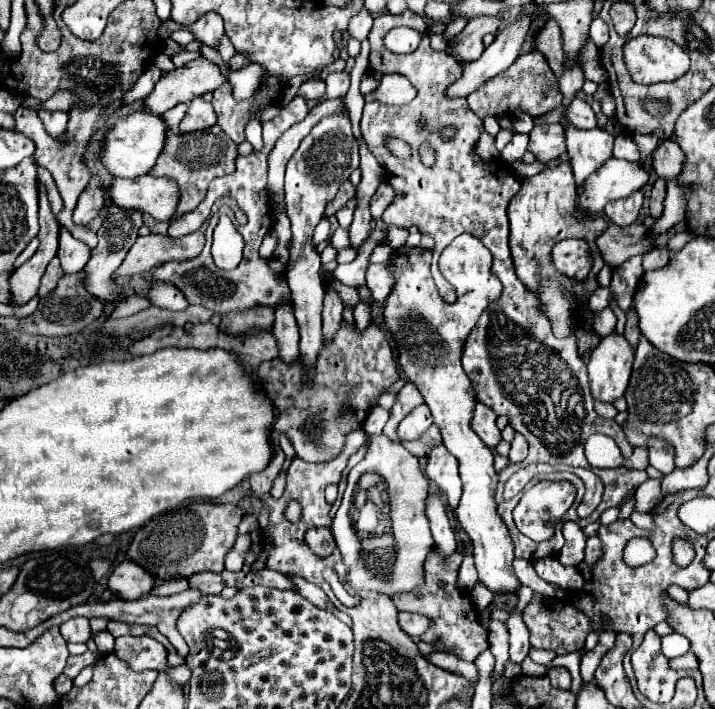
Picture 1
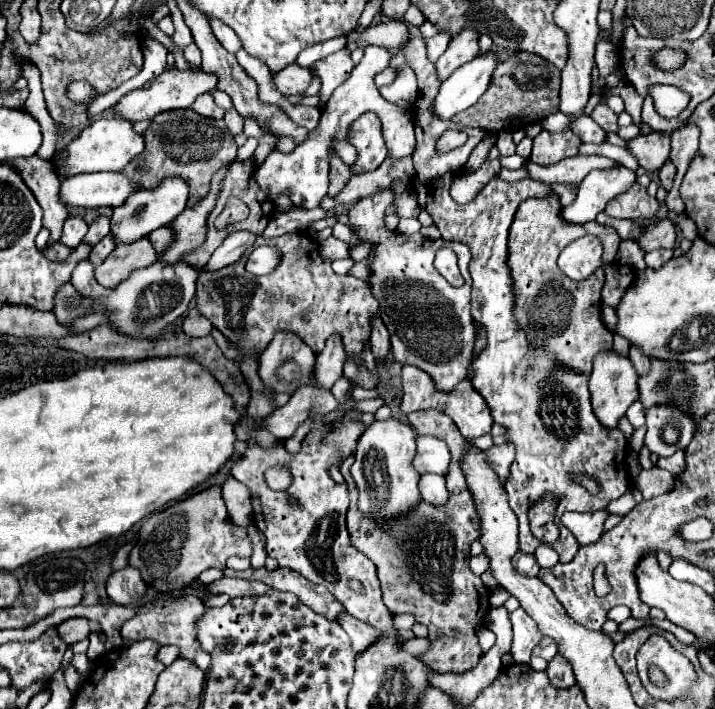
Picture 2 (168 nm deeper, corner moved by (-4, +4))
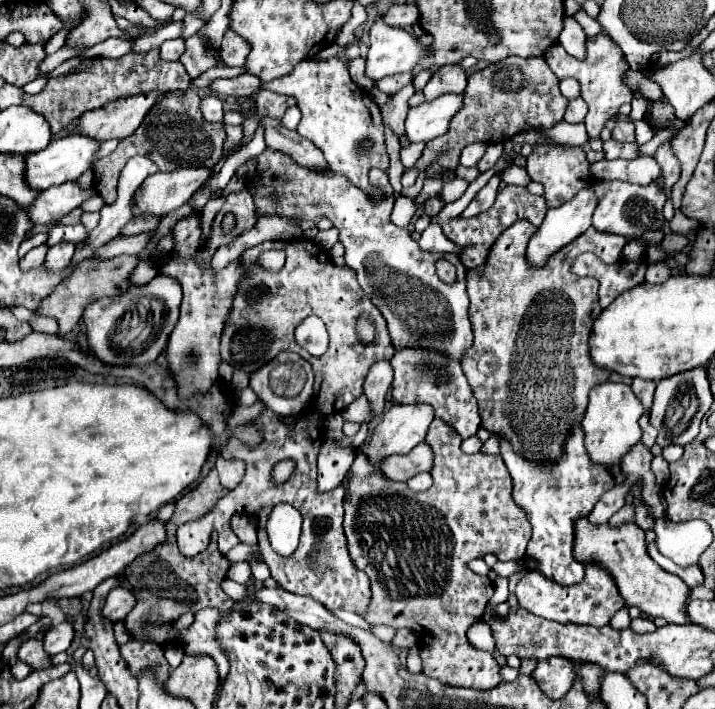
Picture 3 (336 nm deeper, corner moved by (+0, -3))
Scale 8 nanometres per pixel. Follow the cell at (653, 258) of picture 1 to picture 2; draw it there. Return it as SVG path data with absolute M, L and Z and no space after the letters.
M668 249L650 251L650 253L646 253L646 265L648 265L648 267L660 267L660 265L664 265L670 257L672 257L672 251L668 251Z

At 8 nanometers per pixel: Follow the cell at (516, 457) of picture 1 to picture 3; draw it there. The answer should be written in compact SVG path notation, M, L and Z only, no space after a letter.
M436 418L426 436L426 444L434 452L434 466L430 472L434 484L426 492L412 492L406 482L394 482L384 476L384 498L376 498L378 468L364 454L358 454L342 484L348 490L344 498L344 534L354 566L364 570L370 578L372 598L362 618L368 624L386 624L392 628L406 626L416 632L420 640L422 672L426 676L450 686L492 690L500 684L500 666L490 652L470 646L466 630L482 618L484 608L494 594L494 584L490 578L474 574L468 568L468 562L482 558L488 552L504 562L523 558L532 528L524 510L518 508L512 498L512 478L500 454L464 454L460 442L460 434L456 434L456 430L444 420Z

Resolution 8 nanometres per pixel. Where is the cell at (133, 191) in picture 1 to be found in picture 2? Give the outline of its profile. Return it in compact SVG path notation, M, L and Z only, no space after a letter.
M84 173L68 177L62 183L60 199L64 205L76 207L120 207L132 193L142 187L124 173Z

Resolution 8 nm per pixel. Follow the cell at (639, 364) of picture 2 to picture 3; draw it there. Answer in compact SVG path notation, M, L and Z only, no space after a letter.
M636 378L636 380L632 382L632 390L634 390L636 398L642 402L644 412L648 412L648 410L650 410L650 406L652 406L654 388L656 388L656 384L654 384L654 382L644 382L642 378Z

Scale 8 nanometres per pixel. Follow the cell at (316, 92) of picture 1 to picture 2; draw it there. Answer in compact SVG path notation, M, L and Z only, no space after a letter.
M294 63L292 67L286 67L278 75L274 75L274 81L276 81L276 87L280 89L282 95L302 97L312 81L312 73L310 73L310 69L302 69Z

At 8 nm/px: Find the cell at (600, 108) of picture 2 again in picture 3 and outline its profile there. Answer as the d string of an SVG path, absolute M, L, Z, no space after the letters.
M618 120L618 122L616 122L616 128L614 128L614 132L612 132L612 138L616 138L618 142L636 142L634 122L632 122L632 120L628 120L628 122Z

